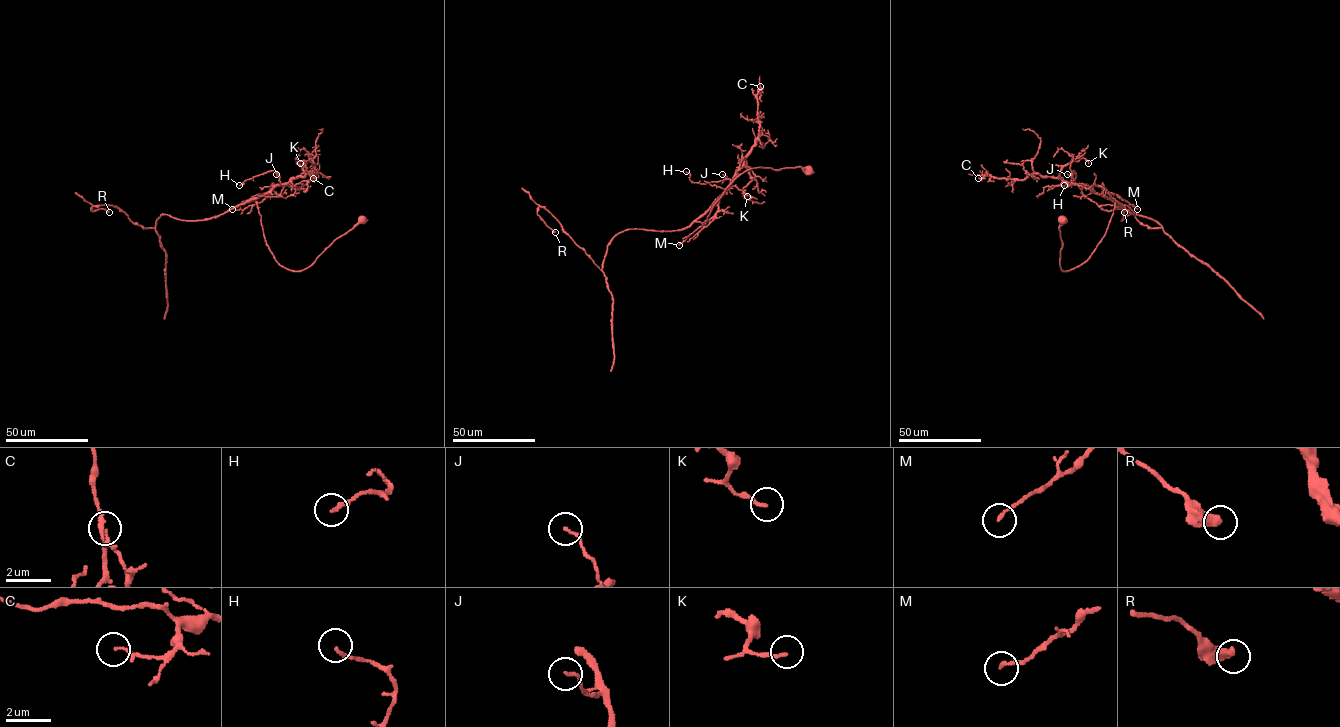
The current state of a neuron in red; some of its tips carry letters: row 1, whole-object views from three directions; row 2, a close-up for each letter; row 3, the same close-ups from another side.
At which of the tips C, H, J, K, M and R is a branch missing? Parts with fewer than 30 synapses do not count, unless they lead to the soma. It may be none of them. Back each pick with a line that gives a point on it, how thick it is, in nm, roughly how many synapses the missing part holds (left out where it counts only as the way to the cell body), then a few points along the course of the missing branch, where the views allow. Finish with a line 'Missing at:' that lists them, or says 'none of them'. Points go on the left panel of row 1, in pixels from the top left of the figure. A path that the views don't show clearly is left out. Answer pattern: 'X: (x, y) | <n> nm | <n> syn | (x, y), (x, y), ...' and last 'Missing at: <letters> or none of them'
Missing at: none of them

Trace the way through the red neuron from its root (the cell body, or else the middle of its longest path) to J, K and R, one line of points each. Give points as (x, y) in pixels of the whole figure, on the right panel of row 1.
J: (1062, 219), (1059, 265), (1068, 271), (1089, 257), (1106, 232), (1116, 201), (1086, 185), (1071, 184), (1067, 174)
K: (1062, 219), (1059, 265), (1068, 271), (1089, 257), (1116, 202), (1059, 177), (1071, 161), (1084, 158), (1088, 163)
R: (1062, 219), (1068, 271), (1104, 235), (1114, 200), (1121, 220), (1162, 227), (1099, 206), (1124, 212)

